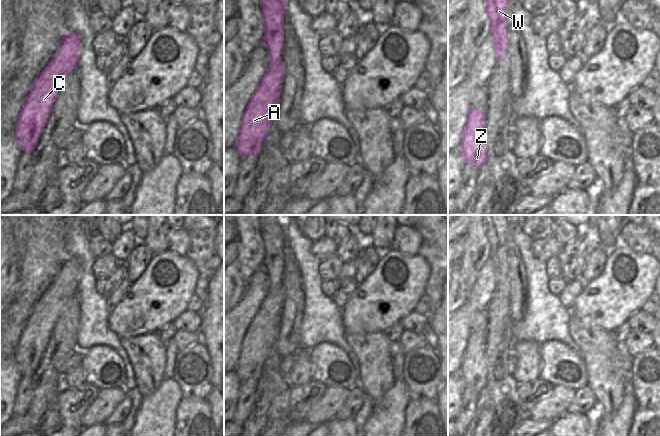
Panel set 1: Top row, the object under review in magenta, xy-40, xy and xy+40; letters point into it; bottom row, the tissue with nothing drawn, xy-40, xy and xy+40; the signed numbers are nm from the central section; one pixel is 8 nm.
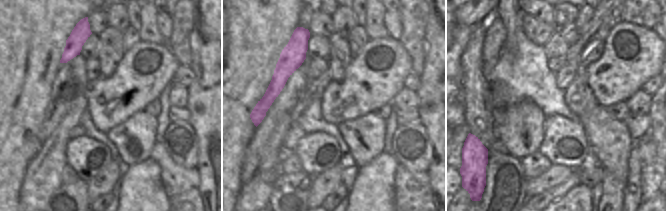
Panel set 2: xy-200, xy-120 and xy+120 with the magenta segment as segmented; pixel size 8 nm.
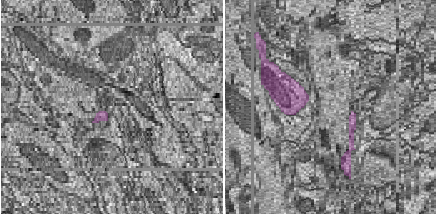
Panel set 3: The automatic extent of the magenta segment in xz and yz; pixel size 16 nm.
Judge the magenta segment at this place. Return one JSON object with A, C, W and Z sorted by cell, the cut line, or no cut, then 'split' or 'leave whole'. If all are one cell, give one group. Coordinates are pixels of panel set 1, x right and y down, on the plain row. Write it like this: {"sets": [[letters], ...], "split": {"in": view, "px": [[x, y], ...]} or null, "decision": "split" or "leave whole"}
{"sets": [["A", "C", "Z"], ["W"]], "split": {"in": "xy", "px": [[282, 285], [276, 292], [268, 291]]}, "decision": "split"}

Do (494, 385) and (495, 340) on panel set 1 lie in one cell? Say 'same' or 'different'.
same

